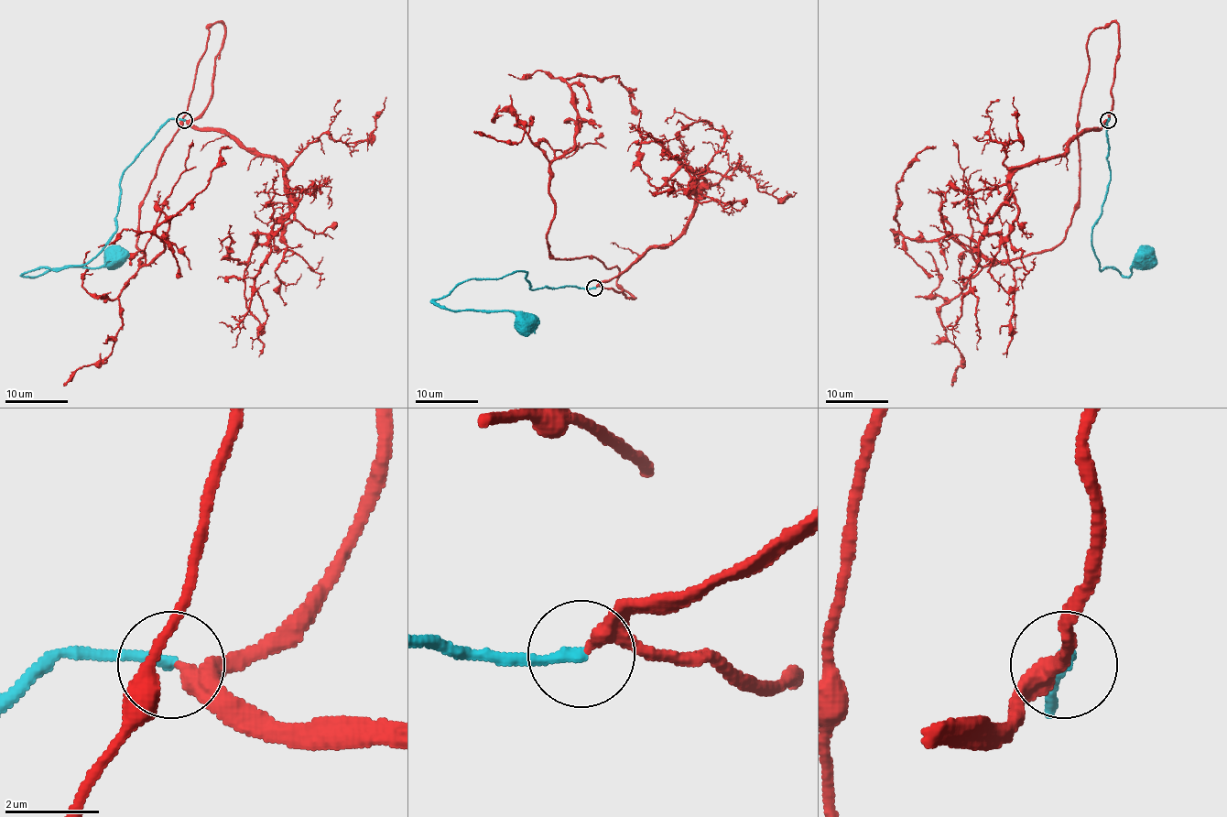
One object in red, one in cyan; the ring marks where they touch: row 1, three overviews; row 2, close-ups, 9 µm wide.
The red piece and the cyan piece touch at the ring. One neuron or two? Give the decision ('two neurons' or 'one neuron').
one neuron

